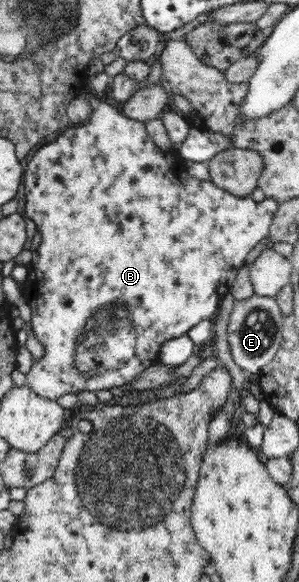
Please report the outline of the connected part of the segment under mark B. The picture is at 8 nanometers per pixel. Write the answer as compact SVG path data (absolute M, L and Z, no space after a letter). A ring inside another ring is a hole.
M87 93L88 98L90 99L91 107L93 108L93 113L90 116L89 123L87 125L75 126L72 129L67 129L61 137L55 139L53 143L45 145L45 147L39 148L39 151L33 155L33 159L27 163L27 169L24 171L23 185L25 186L26 192L26 203L25 203L25 217L32 219L35 223L36 231L41 234L41 242L37 251L33 254L33 259L31 263L27 266L28 276L24 282L24 299L26 303L31 307L31 323L32 330L35 334L35 337L42 341L42 344L45 346L45 355L40 360L34 360L34 365L26 375L26 384L31 387L33 392L37 393L40 397L50 400L56 400L64 394L78 394L81 391L95 392L96 390L103 390L111 387L121 388L125 383L133 381L139 377L139 373L145 371L147 367L157 364L159 361L159 347L163 341L169 341L169 339L175 339L175 337L181 337L189 331L190 327L197 325L203 319L210 319L213 316L213 313L217 310L219 302L230 293L230 288L234 285L236 281L236 275L238 274L239 269L244 265L246 258L250 251L263 239L267 237L270 232L270 225L272 224L273 218L277 213L278 207L281 205L274 197L266 197L261 202L255 202L251 200L246 200L244 198L237 197L216 187L210 181L200 181L195 177L191 177L187 173L185 161L181 161L181 158L172 151L161 150L151 139L149 133L147 132L146 126L143 123L134 121L133 119L128 119L127 116L122 115L118 107L108 105L105 102L101 102L99 98L95 98L95 94Z

